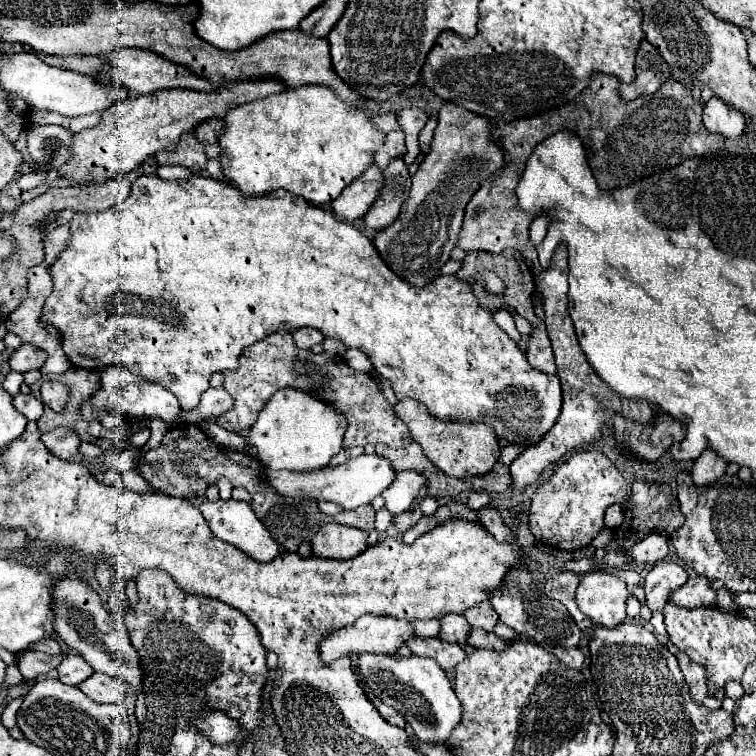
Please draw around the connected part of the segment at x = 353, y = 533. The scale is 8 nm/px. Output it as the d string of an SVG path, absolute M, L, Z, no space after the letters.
M326 523L312 539L312 555L328 559L352 559L366 549L366 533L338 523Z

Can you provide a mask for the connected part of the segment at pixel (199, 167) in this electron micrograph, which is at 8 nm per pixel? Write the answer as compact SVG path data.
M184 133L174 151L158 151L156 159L160 165L182 165L186 169L190 169L192 173L200 173L206 167L206 153L204 147L196 141L196 137Z

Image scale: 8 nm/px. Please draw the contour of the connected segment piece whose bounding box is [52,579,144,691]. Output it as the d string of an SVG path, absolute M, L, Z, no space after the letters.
M64 579L56 585L56 595L54 595L54 613L56 613L56 633L60 641L68 645L70 651L76 651L86 659L88 665L92 665L94 671L108 673L126 685L134 687L140 691L142 681L144 681L144 667L140 663L140 655L136 655L128 629L112 619L112 615L102 607L100 597L94 589L90 589L84 581L80 579Z

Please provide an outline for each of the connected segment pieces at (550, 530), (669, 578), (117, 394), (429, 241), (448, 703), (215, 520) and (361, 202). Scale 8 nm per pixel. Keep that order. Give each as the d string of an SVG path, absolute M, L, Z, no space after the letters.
M580 451L564 461L554 479L542 483L532 495L530 531L542 545L576 551L586 547L604 527L604 511L612 503L622 503L626 497L626 481L614 463L600 451Z
M656 563L652 571L644 579L646 603L652 611L664 611L668 603L668 595L672 589L682 587L688 581L688 573L678 563Z
M120 365L106 367L106 369L100 369L99 372L100 389L82 403L80 407L82 419L92 421L92 419L100 419L102 413L120 413L126 419L150 421L158 417L166 423L172 423L180 415L182 409L178 405L178 399L166 387L160 387L160 383L146 381L144 377L138 377Z
M456 103L442 105L432 149L412 177L412 189L398 219L374 237L374 247L384 263L408 283L424 287L438 277L440 267L450 259L450 251L456 245L464 207L480 185L504 165L504 151L500 151L500 143L492 135L494 127L490 119L464 111Z
M368 653L360 655L358 661L356 667L364 675L364 683L360 685L364 689L368 687L370 691L374 691L374 695L380 697L386 705L402 713L406 723L412 725L418 741L438 745L450 739L454 727L460 723L462 703L458 701L446 673L436 661L416 655L408 659L396 659L392 655L368 655Z
M228 499L228 501L216 501L216 503L208 503L204 501L200 505L202 515L206 517L212 533L218 539L224 539L226 543L238 547L240 551L244 551L246 555L250 555L256 561L272 561L282 553L282 547L272 539L272 535L268 533L268 529L260 523L260 519L254 515L250 503L246 501L236 501L236 499Z
M370 167L368 171L364 171L364 175L360 175L360 179L352 181L340 193L340 197L336 197L332 201L334 215L340 217L342 221L360 219L368 211L368 207L376 201L382 181L384 179L382 179L380 167Z

